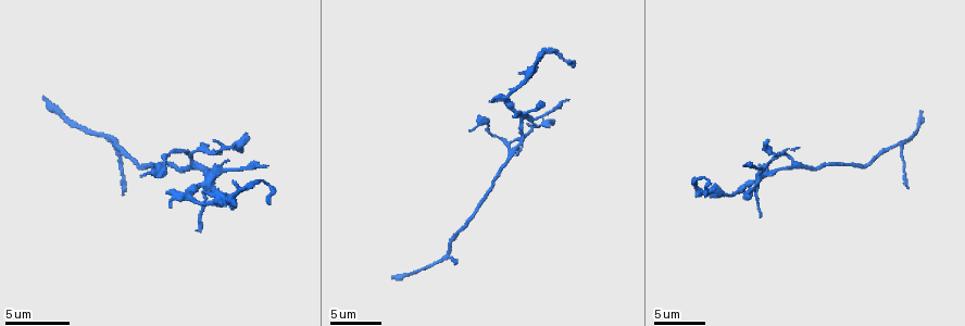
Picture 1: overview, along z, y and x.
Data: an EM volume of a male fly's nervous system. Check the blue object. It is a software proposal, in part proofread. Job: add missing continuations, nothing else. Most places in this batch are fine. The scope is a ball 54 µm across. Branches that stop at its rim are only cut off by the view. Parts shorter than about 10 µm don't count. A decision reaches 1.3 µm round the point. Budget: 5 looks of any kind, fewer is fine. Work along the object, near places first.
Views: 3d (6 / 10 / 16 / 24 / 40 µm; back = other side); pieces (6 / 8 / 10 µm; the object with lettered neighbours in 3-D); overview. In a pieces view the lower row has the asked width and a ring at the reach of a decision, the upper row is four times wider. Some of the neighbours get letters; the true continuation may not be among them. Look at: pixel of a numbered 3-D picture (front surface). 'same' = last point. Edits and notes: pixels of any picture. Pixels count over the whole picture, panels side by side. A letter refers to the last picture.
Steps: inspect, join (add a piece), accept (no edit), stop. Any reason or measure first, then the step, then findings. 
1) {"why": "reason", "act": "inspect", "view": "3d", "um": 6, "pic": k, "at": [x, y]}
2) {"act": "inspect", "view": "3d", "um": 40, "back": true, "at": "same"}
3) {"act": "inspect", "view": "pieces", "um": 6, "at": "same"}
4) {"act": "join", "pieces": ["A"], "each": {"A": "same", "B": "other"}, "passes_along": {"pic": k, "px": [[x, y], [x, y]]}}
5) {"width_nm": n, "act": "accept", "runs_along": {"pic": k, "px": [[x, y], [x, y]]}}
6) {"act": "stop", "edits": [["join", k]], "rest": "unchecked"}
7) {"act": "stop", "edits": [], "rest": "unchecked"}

{"act": "inspect", "view": "pieces", "um": 10, "pic": 1, "at": [569, 100]}

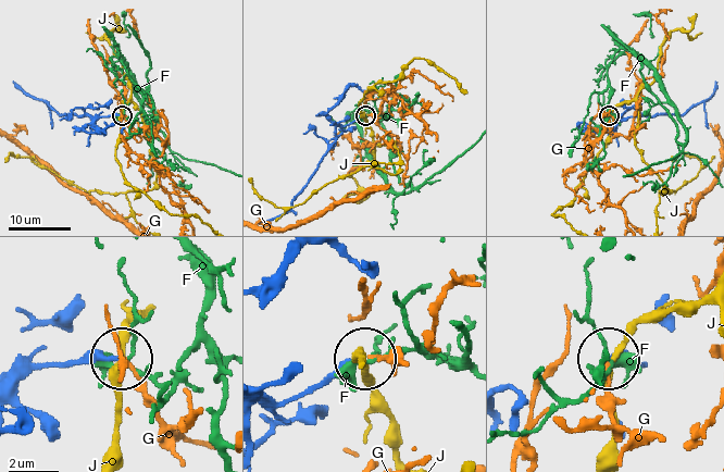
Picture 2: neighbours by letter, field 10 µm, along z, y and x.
{"act": "accept", "each": {"F": "other", "G": "other", "J": "other"}, "found": "no lettered piece goes on from it"}

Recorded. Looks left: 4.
{"why": "an open end", "act": "inspect", "view": "pieces", "um": 10, "pic": 1, "at": [196, 230]}

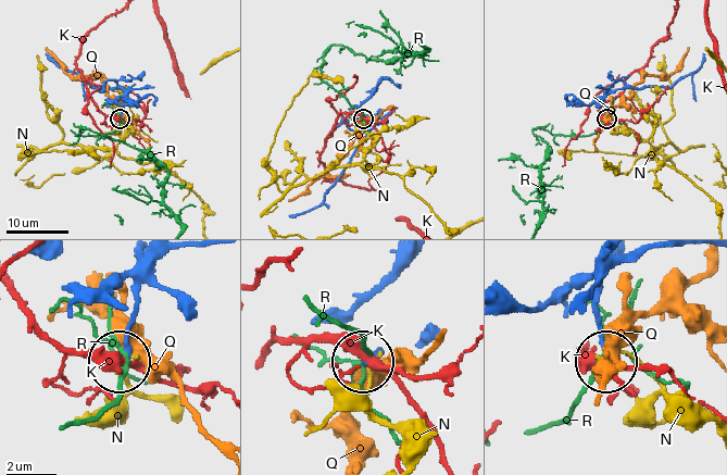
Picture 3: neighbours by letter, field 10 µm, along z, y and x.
{"act": "accept", "each": {"K": "other", "N": "other", "Q": "other", "R": "other"}, "found": "none of them fits"}

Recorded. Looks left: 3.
{"why": "an open end", "act": "inspect", "view": "3d", "um": 6, "pic": 1, "at": [907, 189]}

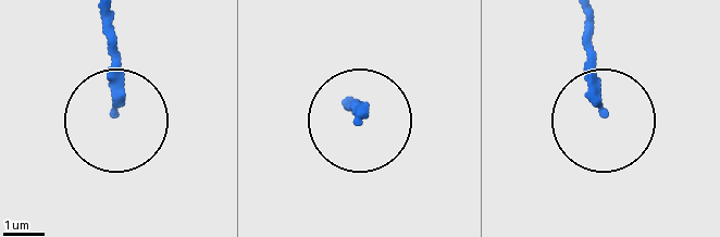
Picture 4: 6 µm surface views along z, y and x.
{"why": "what lies round it", "act": "inspect", "view": "pieces", "um": 10, "pic": 4, "at": [601, 111]}

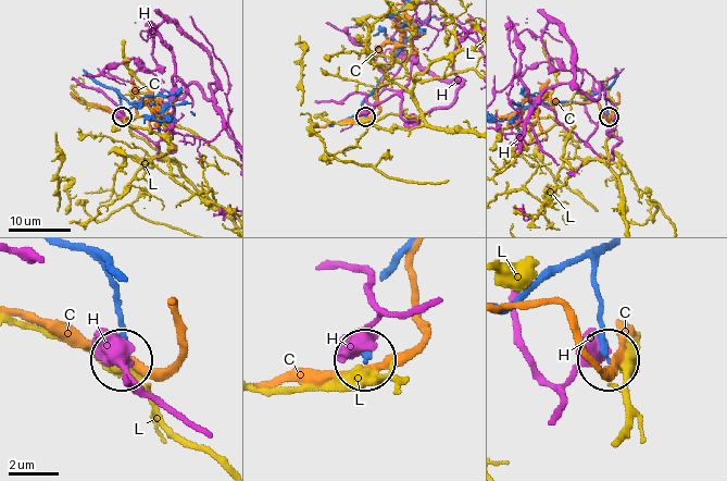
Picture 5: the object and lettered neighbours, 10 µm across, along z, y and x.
{"act": "accept", "each": {"C": "other", "H": "other", "L": "other"}, "found": "none of them fits"}

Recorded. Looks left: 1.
{"act": "stop", "edits": [], "rest": "unchecked"}

